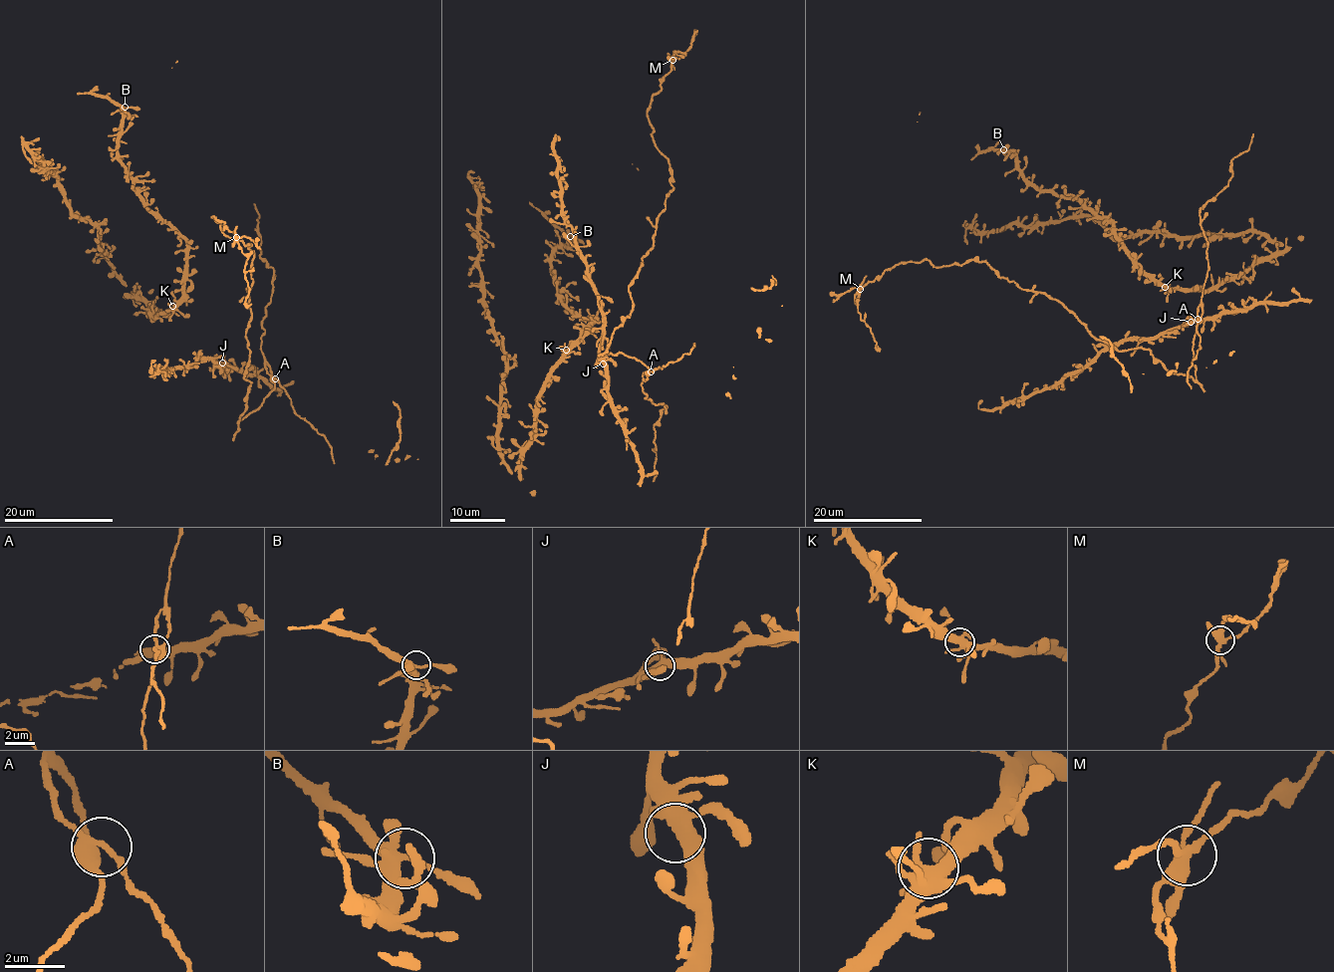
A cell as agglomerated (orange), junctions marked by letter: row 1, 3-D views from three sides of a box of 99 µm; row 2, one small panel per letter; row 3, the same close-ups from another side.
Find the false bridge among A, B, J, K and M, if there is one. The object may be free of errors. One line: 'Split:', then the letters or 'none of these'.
Split: M

